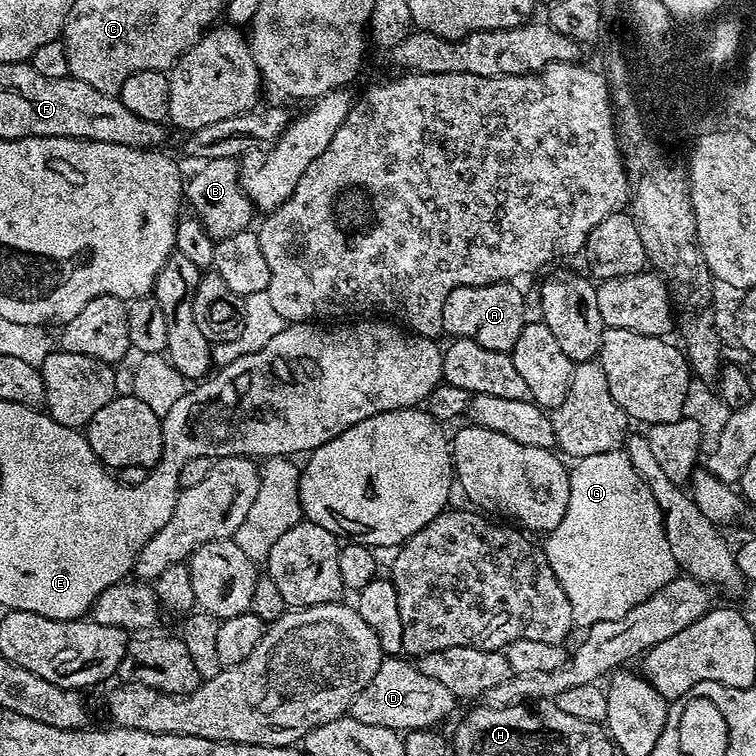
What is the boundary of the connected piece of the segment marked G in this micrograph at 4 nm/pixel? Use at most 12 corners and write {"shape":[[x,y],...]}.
{"shape":[[624,450],[575,461],[542,547],[587,630],[676,579]]}

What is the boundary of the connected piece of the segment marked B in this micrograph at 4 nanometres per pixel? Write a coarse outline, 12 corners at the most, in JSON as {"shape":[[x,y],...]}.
{"shape":[[233,158],[203,161],[186,204],[217,241],[253,227]]}

